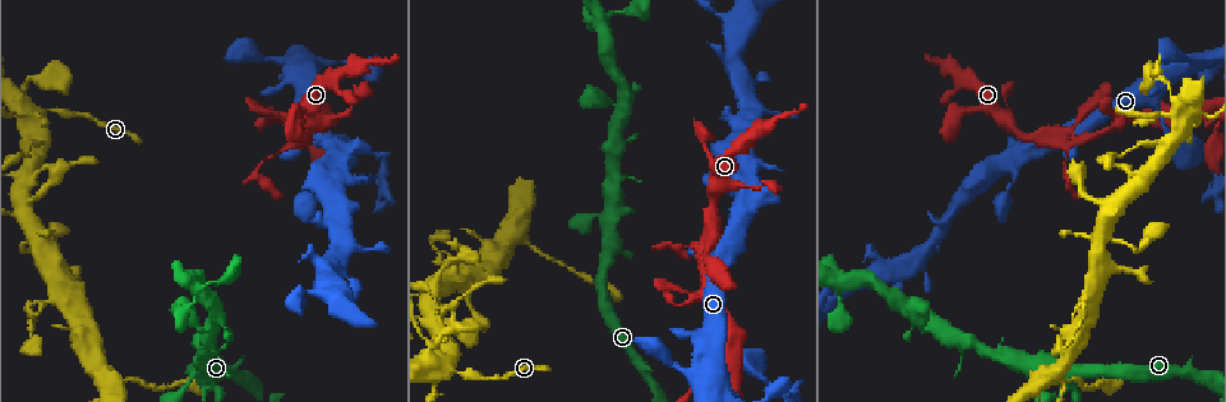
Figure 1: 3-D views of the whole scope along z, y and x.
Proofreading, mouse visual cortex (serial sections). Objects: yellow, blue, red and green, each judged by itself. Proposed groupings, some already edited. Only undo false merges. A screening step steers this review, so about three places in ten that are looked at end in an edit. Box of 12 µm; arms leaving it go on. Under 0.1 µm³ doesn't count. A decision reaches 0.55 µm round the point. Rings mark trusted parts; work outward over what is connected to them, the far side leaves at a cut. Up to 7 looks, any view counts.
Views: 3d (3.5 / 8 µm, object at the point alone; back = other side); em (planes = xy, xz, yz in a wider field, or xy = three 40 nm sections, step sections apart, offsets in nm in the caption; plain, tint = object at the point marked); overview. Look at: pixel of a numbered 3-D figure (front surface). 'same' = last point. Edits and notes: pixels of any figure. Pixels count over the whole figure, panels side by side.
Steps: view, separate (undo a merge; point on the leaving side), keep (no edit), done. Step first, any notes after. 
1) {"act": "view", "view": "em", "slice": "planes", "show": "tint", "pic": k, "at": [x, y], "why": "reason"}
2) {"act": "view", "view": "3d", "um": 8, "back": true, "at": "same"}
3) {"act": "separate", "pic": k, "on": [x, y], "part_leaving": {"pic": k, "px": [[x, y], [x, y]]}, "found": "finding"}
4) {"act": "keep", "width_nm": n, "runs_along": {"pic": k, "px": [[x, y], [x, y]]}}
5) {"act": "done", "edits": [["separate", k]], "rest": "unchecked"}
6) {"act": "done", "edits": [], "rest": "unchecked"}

{"act": "view", "view": "3d", "um": 3.5, "pic": 1, "at": [1158, 110], "why": "thick turns thin"}

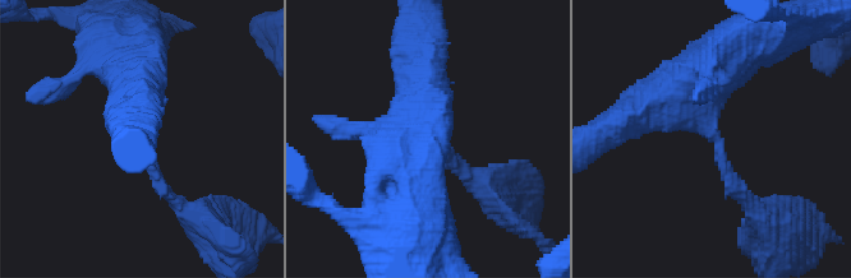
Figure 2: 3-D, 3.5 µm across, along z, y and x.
{"act": "view", "view": "em", "slice": "xy", "step": 3, "show": "plain", "pic": 2, "at": [712, 138], "arm_widths_nm": [200, 500]}

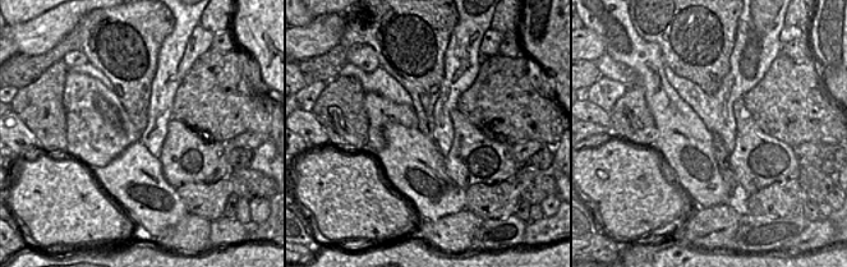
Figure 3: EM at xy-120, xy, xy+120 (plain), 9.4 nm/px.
{"act": "view", "view": "em", "slice": "xy", "step": 3, "show": "tint", "at": "same"}

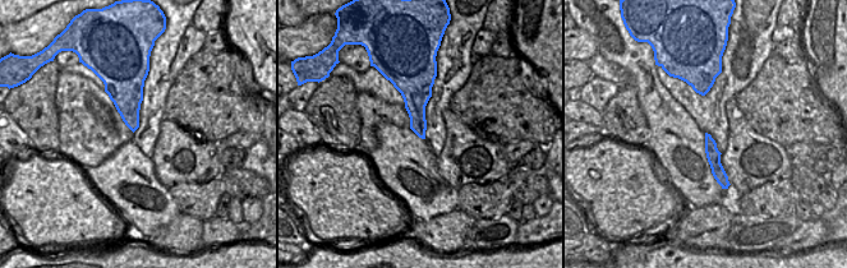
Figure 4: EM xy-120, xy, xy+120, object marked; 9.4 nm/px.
{"act": "keep", "runs_along": {"pic": 2, "px": [[657, 103], [690, 95], [749, 200]]}, "found": "continuous, no second cell"}

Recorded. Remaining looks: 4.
{"act": "view", "view": "3d", "um": 3.5, "pic": 1, "at": [766, 379], "why": "sharp bend"}

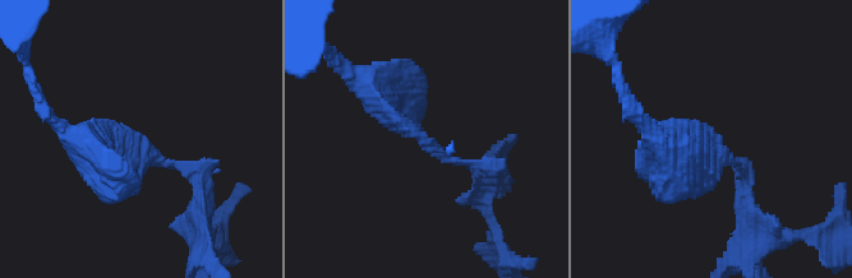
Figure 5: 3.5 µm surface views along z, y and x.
{"act": "view", "view": "em", "slice": "xy", "step": 5, "show": "tint", "pic": 5, "at": [716, 148], "arm_widths_nm": [100, 400]}

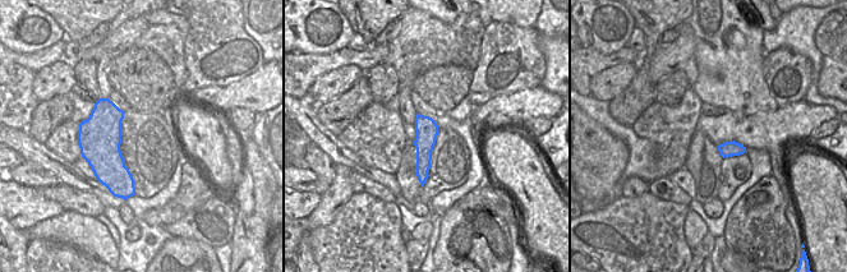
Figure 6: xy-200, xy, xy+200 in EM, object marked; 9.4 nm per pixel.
{"act": "separate", "pic": 5, "on": [740, 193], "part_leaving": {"pic": 5, "px": [[737, 162], [754, 222], [747, 256]]}, "found": "two cells meet here"}

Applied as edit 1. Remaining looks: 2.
{"act": "view", "view": "3d", "um": 3.5, "pic": 1, "at": [1089, 290], "why": "branch point"}

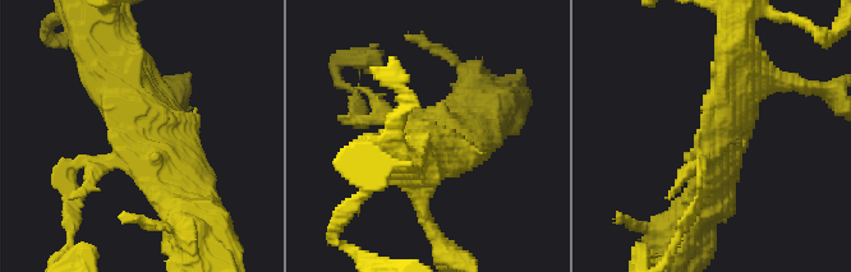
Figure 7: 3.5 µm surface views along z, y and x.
{"act": "view", "view": "em", "slice": "xy", "step": 1, "show": "tint", "pic": 7, "at": [132, 130], "why": "shape alone is not enough"}

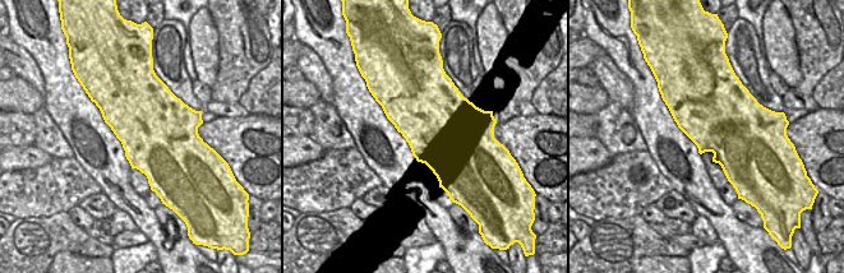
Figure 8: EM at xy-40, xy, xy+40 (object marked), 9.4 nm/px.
{"act": "separate", "pic": 7, "on": [355, 120], "width_nm": 750, "part_leaving": {"pic": 7, "px": [[383, 120], [349, 120], [357, 95]]}, "found": "a second cell is stuck on"}

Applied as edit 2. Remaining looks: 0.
{"act": "done", "edits": [["separate", 5], ["separate", 7]], "rest": "unchecked"}

